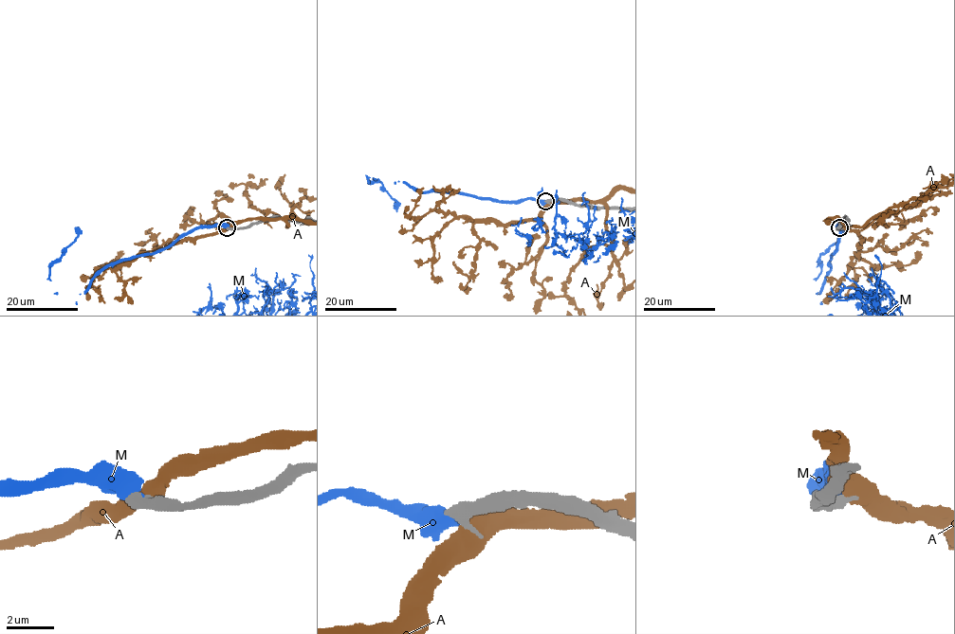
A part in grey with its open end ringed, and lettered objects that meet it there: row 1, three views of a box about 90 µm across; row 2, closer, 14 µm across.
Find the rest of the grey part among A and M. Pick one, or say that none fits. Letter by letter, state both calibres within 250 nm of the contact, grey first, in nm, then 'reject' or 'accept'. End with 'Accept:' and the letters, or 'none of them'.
A: 320 nm thick on the grey side, 750 nm on the other; reject
M: 440 nm thick on the grey side, 550 nm on the other; accept
Accept: M

